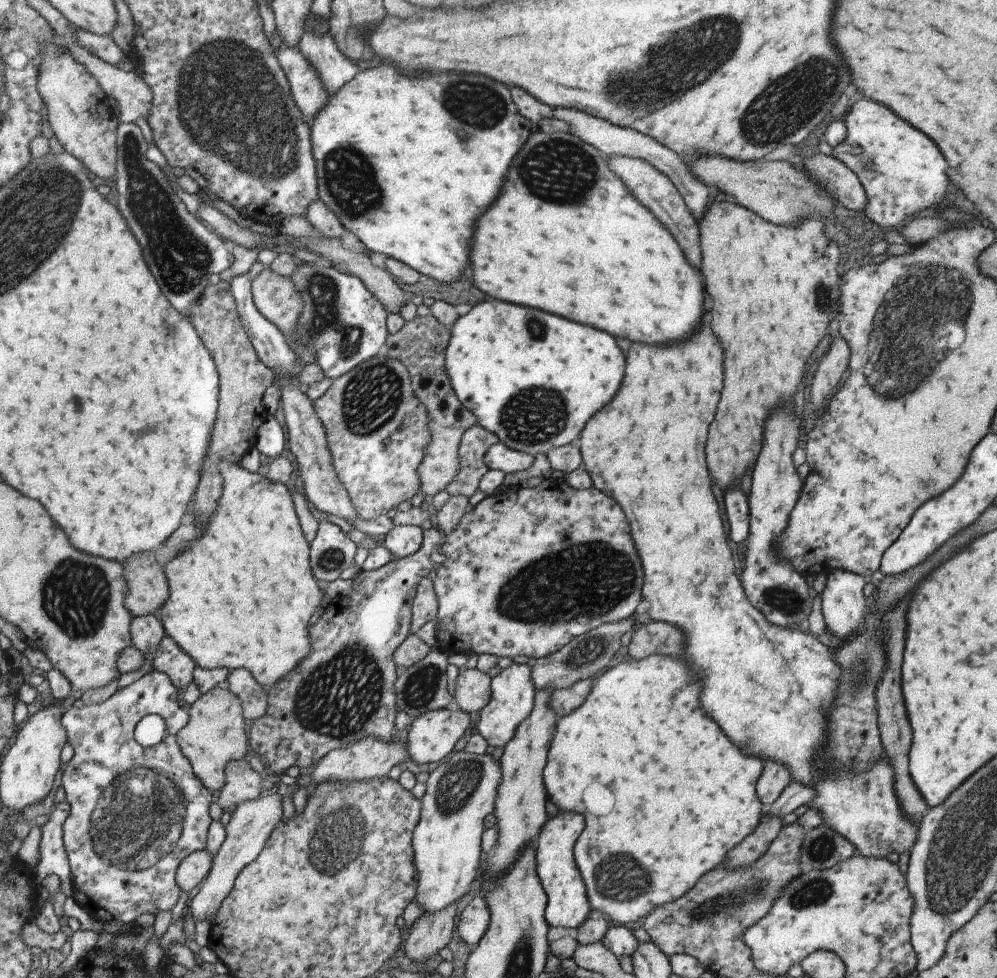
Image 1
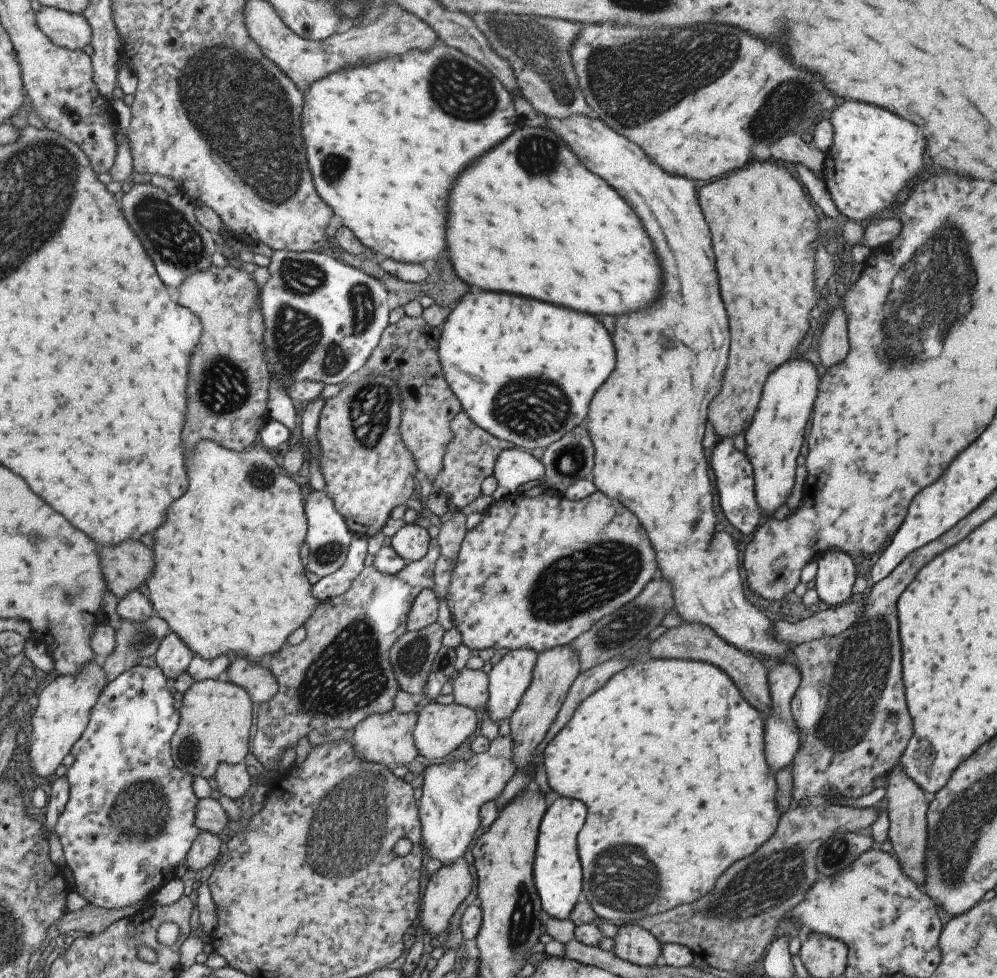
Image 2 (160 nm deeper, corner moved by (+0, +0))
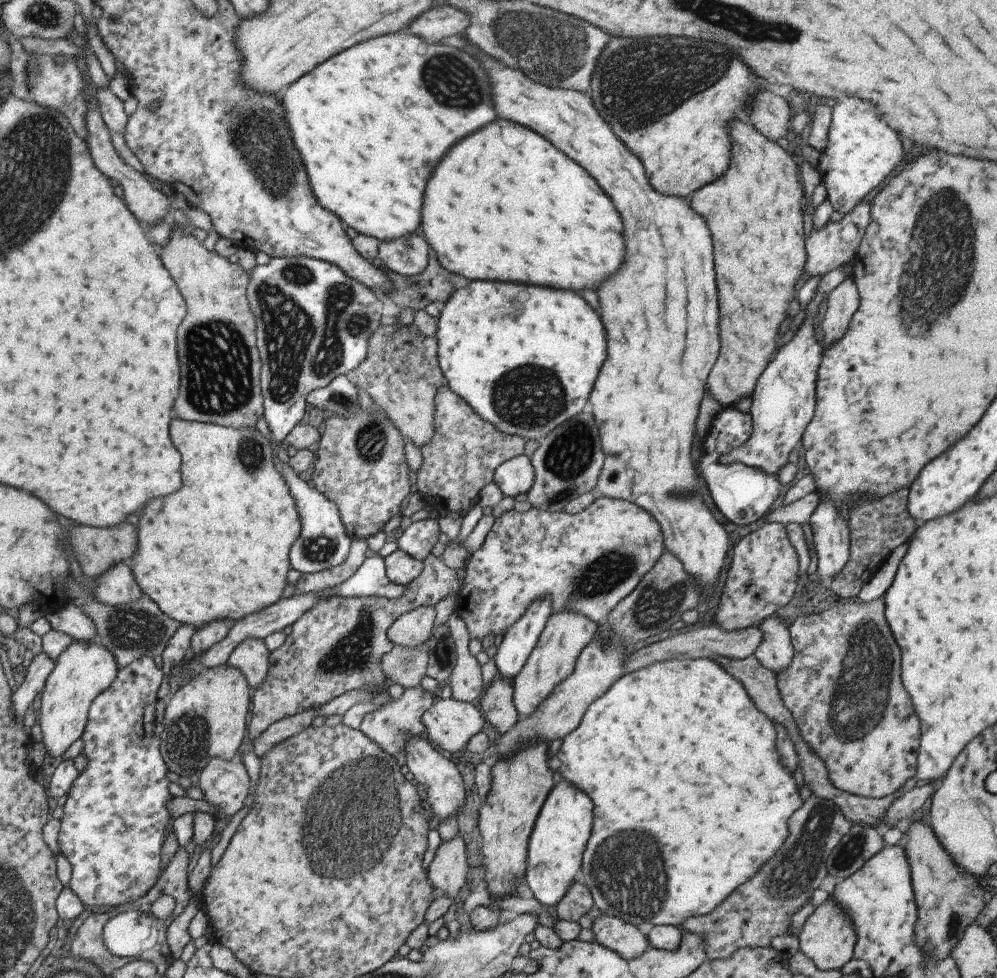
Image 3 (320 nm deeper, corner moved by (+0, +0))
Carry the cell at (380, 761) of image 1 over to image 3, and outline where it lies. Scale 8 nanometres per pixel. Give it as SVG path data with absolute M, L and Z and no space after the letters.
M407 687L401 698L390 701L382 708L363 716L357 729L390 755L395 756L397 752L402 754L407 737L414 737L425 732L422 714L431 706L431 700L433 700L433 693L428 692L427 688Z

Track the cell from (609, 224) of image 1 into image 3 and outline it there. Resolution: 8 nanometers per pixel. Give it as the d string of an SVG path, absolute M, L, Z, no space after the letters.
M495 120L495 124L489 124L487 128L479 128L479 132L471 132L471 136L465 136L465 140L459 140L459 144L455 144L451 152L447 152L447 156L439 160L439 166L435 166L435 172L431 172L431 176L427 178L427 188L423 192L423 204L421 204L419 230L424 233L426 243L435 252L440 266L449 272L465 276L467 280L523 282L523 284L537 284L537 286L581 290L581 288L595 288L605 276L617 270L617 266L623 260L621 220L613 206L607 195L599 190L595 180L581 166L577 166L573 160L569 160L565 154L553 148L543 136L519 124Z

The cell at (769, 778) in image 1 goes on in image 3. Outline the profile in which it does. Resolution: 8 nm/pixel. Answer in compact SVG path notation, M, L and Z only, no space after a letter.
M773 614L761 619L756 627L762 632L762 637L752 655L773 674L780 673L781 669L788 667L793 654L788 626Z

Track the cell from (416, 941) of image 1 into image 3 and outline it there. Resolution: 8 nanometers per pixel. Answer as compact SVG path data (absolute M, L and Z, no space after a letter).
M455 835L439 842L426 875L437 895L444 894L452 900L463 886L467 870L465 843Z

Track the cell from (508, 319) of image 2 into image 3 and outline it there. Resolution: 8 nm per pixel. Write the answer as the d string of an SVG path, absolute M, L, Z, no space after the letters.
M473 280L467 286L452 291L443 301L443 308L436 316L436 359L447 386L463 399L473 411L483 420L491 423L497 430L506 435L517 435L527 439L540 440L556 426L567 421L569 416L577 414L591 390L591 384L597 376L597 368L603 362L605 354L605 334L601 328L601 322L597 314L587 306L587 302L577 294L577 292L567 292L567 290L557 290L557 288L537 288L537 286L527 286L527 284L507 284L507 282L481 282Z

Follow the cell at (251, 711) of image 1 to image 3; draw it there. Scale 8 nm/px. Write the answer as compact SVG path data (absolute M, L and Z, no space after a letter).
M245 637L229 653L225 664L236 668L244 676L251 690L254 690L266 678L269 662L269 652L263 639Z

